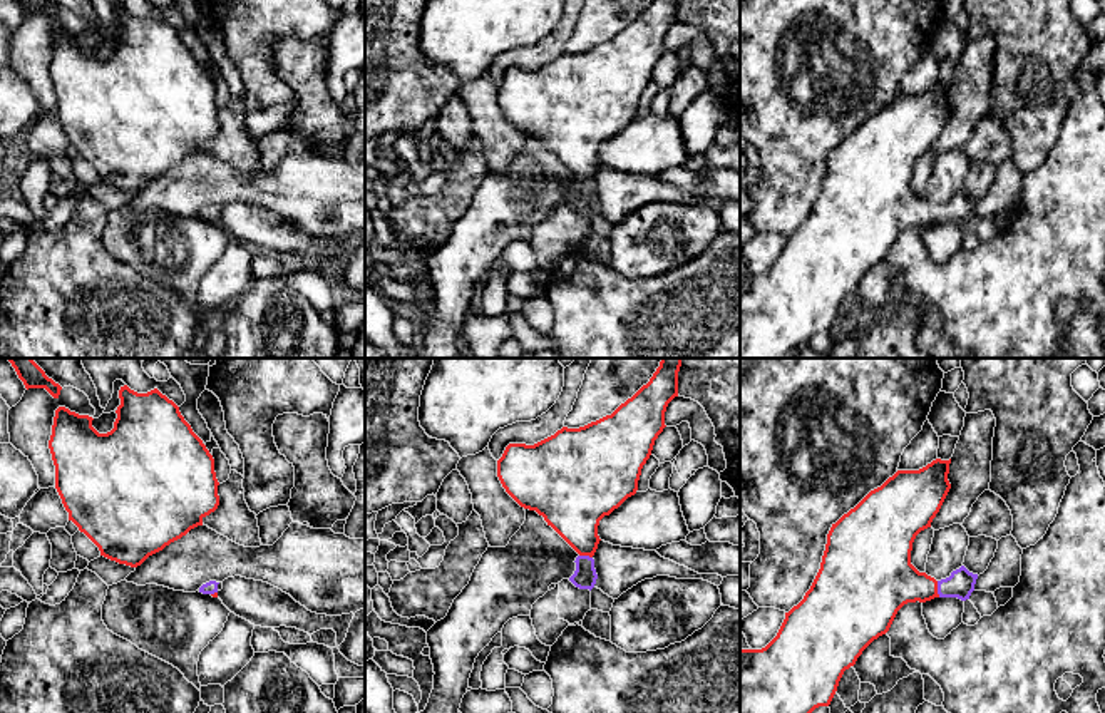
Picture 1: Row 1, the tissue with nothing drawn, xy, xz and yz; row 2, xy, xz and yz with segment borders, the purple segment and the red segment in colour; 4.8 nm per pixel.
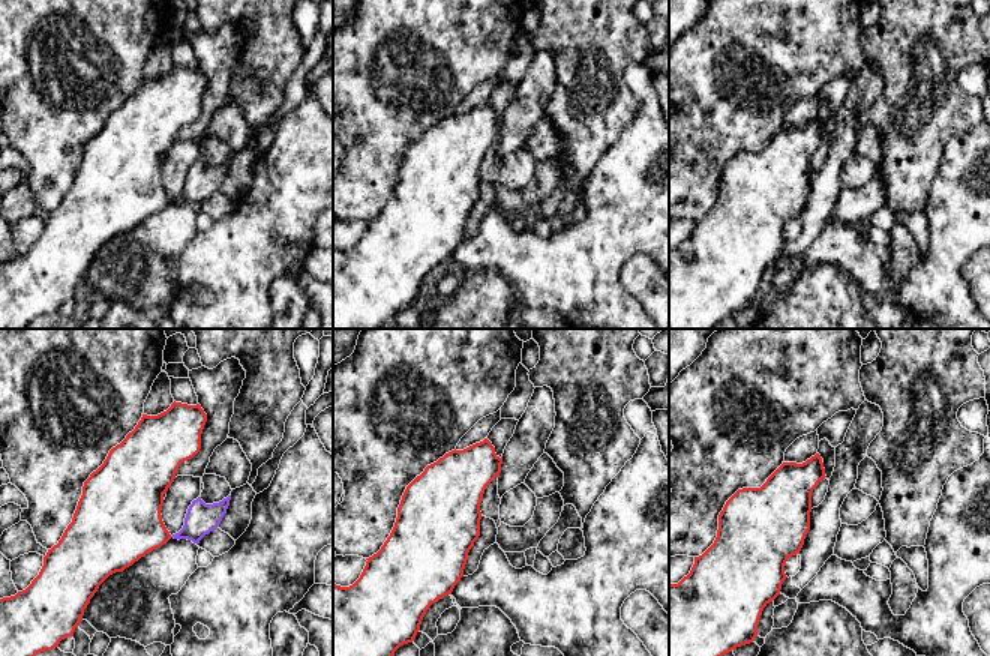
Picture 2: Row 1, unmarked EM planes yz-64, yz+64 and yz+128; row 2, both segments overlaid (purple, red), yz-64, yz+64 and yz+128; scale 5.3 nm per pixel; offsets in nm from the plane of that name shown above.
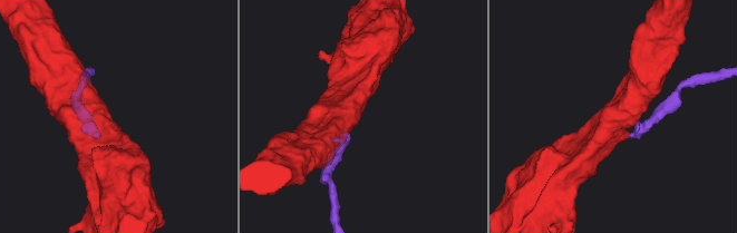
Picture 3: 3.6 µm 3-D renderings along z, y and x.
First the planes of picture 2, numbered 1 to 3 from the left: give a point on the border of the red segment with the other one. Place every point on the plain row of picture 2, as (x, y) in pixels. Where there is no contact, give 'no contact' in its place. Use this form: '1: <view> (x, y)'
1: no contact
2: no contact
3: no contact

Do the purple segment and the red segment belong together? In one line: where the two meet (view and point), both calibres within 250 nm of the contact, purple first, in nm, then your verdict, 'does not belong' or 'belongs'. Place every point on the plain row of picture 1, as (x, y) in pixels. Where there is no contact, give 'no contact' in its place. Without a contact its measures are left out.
contact yz (938, 215); calibres 130 and 280 nm; belongs

